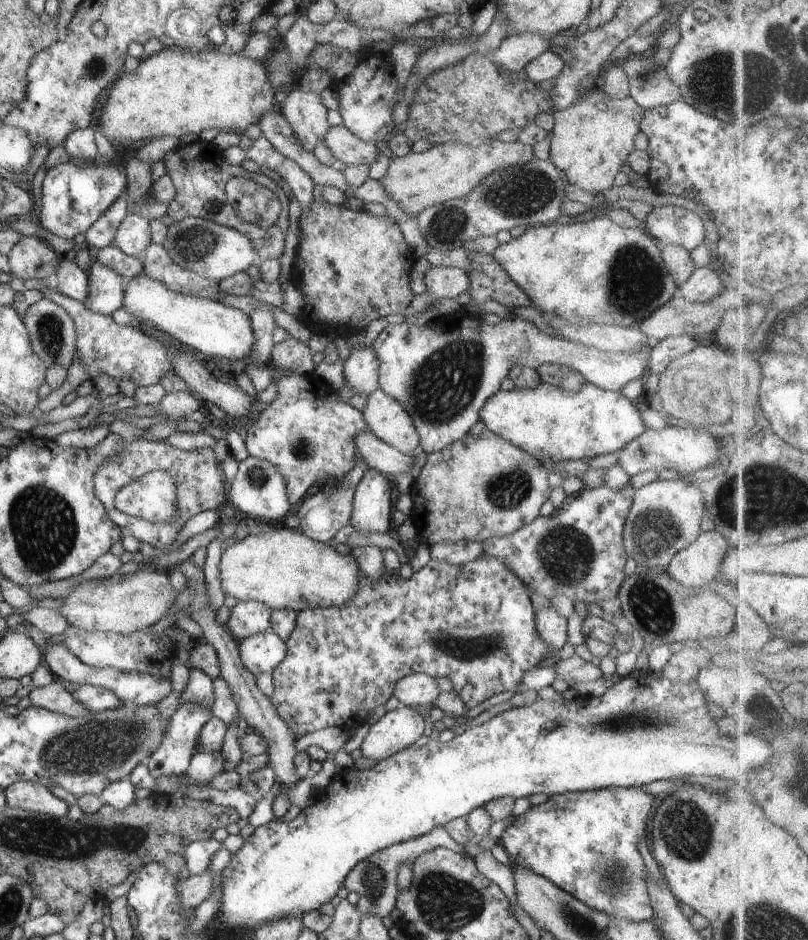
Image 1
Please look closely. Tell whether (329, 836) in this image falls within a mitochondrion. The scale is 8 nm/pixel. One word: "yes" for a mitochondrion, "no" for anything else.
no

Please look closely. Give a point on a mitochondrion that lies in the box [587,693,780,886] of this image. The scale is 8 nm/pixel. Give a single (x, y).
(684, 831)

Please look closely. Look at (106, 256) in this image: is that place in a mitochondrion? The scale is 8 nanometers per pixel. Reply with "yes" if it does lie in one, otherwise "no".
no

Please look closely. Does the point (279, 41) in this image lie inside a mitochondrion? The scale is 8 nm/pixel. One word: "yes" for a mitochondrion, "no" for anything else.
no

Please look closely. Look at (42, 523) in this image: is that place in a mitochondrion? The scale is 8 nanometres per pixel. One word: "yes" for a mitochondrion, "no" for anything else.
yes

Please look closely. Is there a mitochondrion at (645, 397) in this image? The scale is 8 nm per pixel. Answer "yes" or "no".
no

